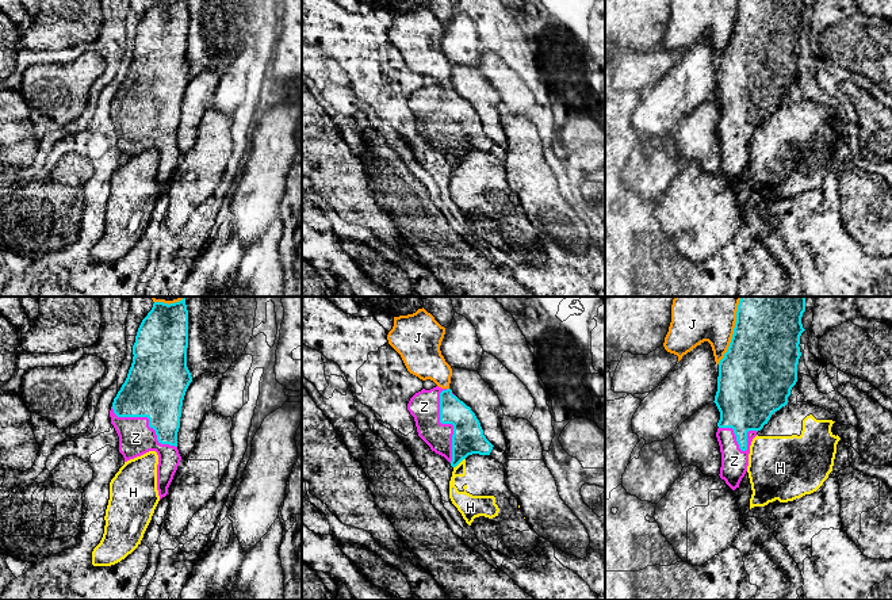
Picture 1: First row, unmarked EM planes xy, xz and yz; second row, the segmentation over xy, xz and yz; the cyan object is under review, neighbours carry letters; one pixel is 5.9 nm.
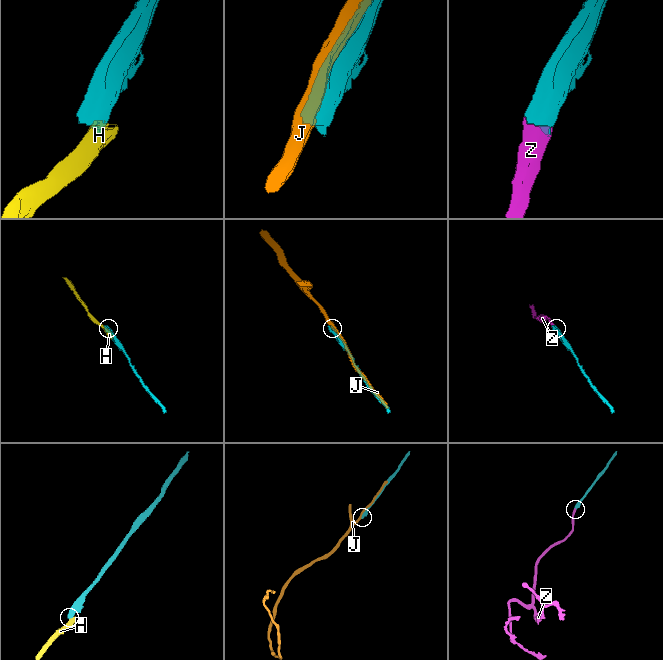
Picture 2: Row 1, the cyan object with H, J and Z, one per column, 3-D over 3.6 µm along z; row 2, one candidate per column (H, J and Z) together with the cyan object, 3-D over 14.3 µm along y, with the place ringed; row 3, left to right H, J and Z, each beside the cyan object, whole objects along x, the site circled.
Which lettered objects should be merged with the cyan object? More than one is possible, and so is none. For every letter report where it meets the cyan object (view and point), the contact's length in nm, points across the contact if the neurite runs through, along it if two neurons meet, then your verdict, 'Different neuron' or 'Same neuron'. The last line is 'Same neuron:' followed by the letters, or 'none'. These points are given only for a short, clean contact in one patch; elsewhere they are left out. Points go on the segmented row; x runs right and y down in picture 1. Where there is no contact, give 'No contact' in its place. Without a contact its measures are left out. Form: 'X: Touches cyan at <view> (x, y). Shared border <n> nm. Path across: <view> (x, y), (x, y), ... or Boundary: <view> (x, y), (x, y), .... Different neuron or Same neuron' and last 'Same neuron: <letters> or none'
H: Touches cyan at xz (459, 462). Shared border 90 nm. Boundary: xz (464, 458), (454, 467). Different neuron
J: Touches cyan at yz (734, 331). Shared border 420 nm. Different neuron
Z: Touches cyan at xz (448, 423). Shared border 440 nm. Same neuron
Same neuron: Z

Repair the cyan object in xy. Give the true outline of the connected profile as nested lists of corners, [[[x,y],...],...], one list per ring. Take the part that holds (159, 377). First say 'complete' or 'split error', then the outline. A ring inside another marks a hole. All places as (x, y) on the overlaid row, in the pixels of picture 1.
split error; [[[185,297],[175,303],[154,302],[142,320],[133,345],[133,363],[127,378],[114,398],[110,417],[119,436],[119,452],[125,462],[149,451],[158,455],[157,490],[160,500],[168,494],[168,488],[180,465],[177,432],[185,391],[192,382],[187,367],[188,310]]]

